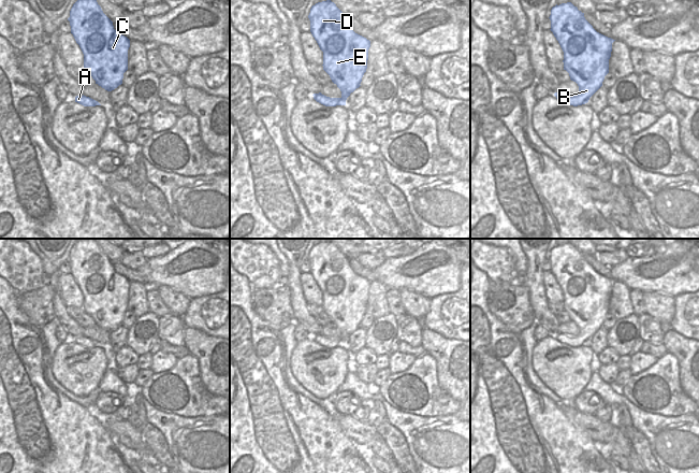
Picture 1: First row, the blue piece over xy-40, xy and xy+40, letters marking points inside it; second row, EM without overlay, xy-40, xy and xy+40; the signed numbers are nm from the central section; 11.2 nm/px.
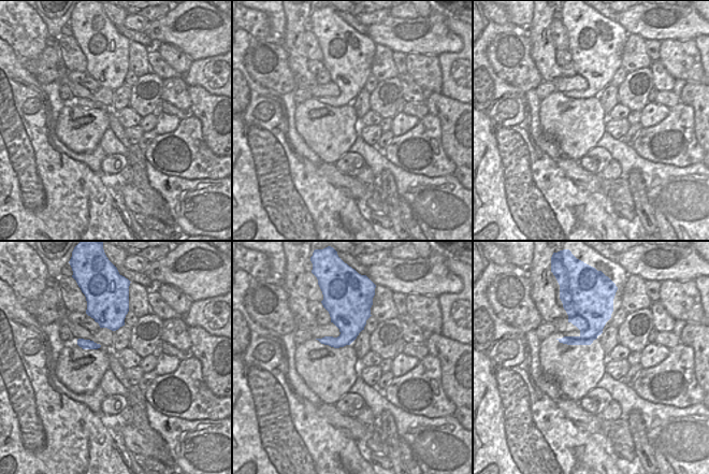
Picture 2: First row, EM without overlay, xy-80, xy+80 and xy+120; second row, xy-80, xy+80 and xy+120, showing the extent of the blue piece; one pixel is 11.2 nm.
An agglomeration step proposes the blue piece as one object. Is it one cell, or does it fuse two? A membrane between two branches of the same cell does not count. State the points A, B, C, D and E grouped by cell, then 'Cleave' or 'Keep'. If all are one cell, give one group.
Groups: A B C D E. Keep

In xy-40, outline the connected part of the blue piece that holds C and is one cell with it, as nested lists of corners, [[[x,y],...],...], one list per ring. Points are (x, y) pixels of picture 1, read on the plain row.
[[[96,239],[78,240],[68,261],[84,295],[84,312],[107,332],[121,326],[128,311],[130,281],[114,270]]]

